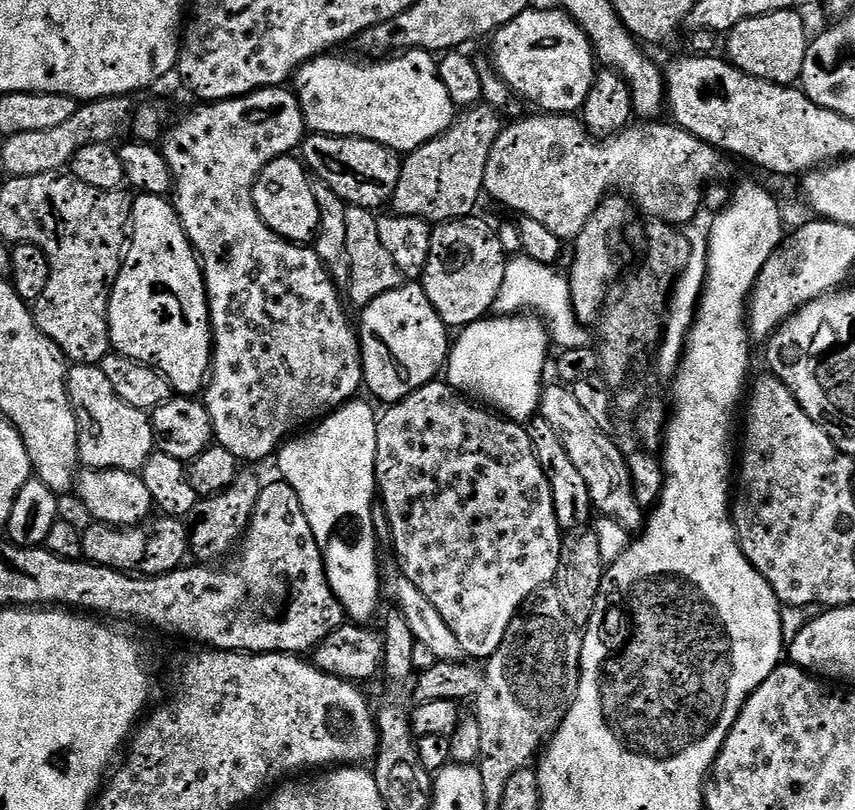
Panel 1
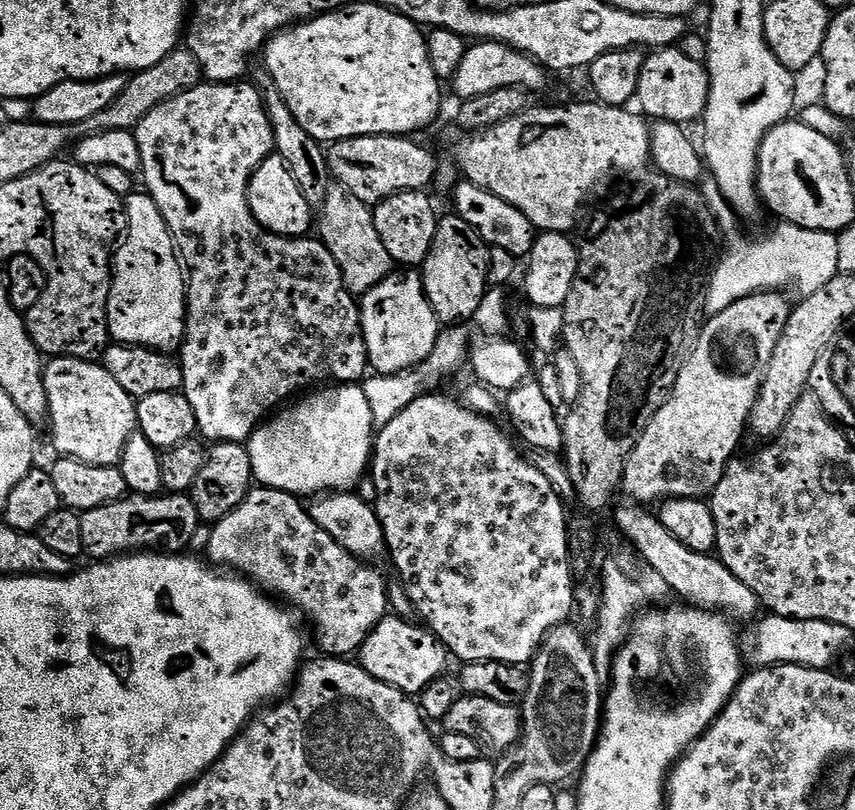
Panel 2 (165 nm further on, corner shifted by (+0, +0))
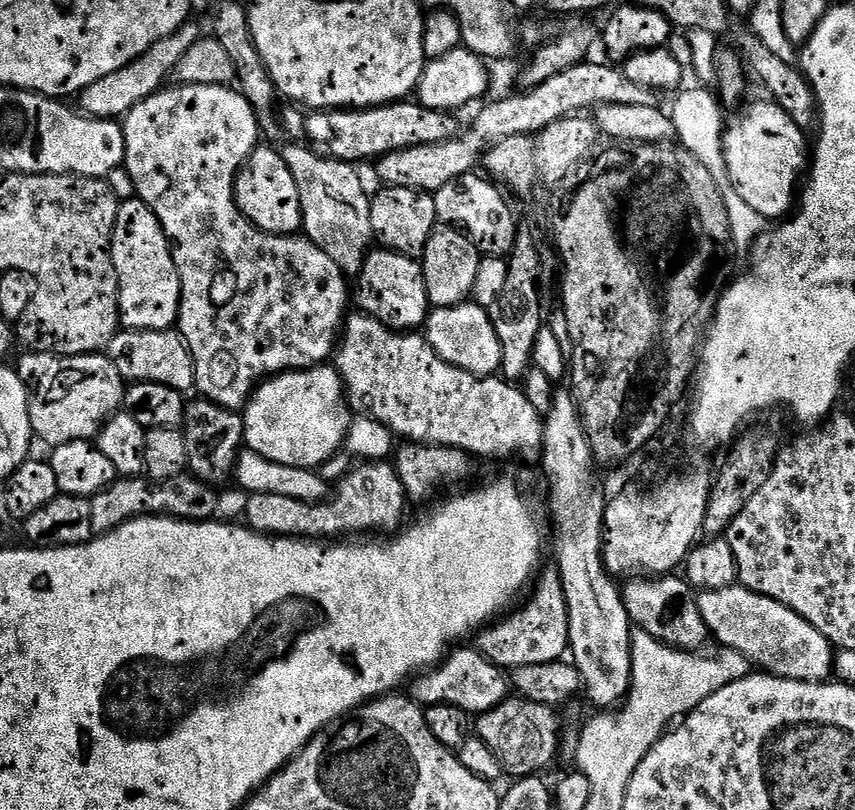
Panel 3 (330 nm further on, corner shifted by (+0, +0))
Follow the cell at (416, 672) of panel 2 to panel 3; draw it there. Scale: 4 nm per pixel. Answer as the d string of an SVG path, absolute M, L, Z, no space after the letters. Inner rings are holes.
M457 647L449 651L439 665L423 674L417 675L411 681L411 699L421 706L430 704L445 704L462 710L465 714L479 714L494 710L510 696L510 680L498 667L491 664L475 647Z

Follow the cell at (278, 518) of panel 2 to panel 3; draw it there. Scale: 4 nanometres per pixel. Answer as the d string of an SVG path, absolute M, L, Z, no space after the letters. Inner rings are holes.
M369 462L366 464L359 464L351 472L346 473L341 480L336 481L334 487L331 489L328 499L321 500L319 504L311 504L310 502L302 502L296 498L281 498L278 494L251 494L246 502L246 510L244 511L243 519L246 521L247 527L251 528L253 532L260 532L263 536L274 536L277 538L295 538L298 540L310 540L313 542L328 542L333 538L348 538L351 532L372 532L368 534L380 534L376 532L388 532L387 534L396 534L401 531L404 520L404 504L406 505L406 493L402 482L396 473L395 463L392 462Z

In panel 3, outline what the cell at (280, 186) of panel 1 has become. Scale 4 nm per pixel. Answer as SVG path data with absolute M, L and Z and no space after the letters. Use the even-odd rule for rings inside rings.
M257 146L237 174L236 204L255 228L272 236L299 233L304 223L298 186L294 186L294 174L290 174L290 166L286 166L283 155L272 146Z

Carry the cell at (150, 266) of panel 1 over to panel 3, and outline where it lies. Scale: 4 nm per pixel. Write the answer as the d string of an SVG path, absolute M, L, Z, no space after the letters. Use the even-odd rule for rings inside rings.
M139 198L125 200L116 215L116 225L112 231L112 261L116 267L116 277L120 283L120 322L125 329L162 330L172 328L180 314L180 279L176 263L172 257L172 246L162 230L158 218Z

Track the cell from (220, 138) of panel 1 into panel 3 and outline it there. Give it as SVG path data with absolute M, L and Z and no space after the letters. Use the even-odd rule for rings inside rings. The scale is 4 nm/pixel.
M197 84L168 86L155 92L150 98L138 102L138 106L134 106L134 110L130 110L128 115L123 117L122 127L124 129L124 162L122 166L134 182L136 196L143 200L146 206L150 206L150 210L158 218L158 222L172 246L172 257L180 279L178 331L183 336L196 367L195 391L203 399L212 400L218 406L240 410L247 405L254 389L261 382L278 376L281 372L298 372L302 368L315 368L323 365L327 361L324 359L327 356L329 359L338 347L338 337L341 335L346 313L349 311L349 281L344 272L338 270L338 266L334 266L334 262L330 262L330 257L322 254L322 250L318 250L318 246L314 246L311 240L300 234L272 236L269 232L255 228L240 212L240 208L236 204L236 176L262 140L259 124L250 102L232 86L198 86Z

